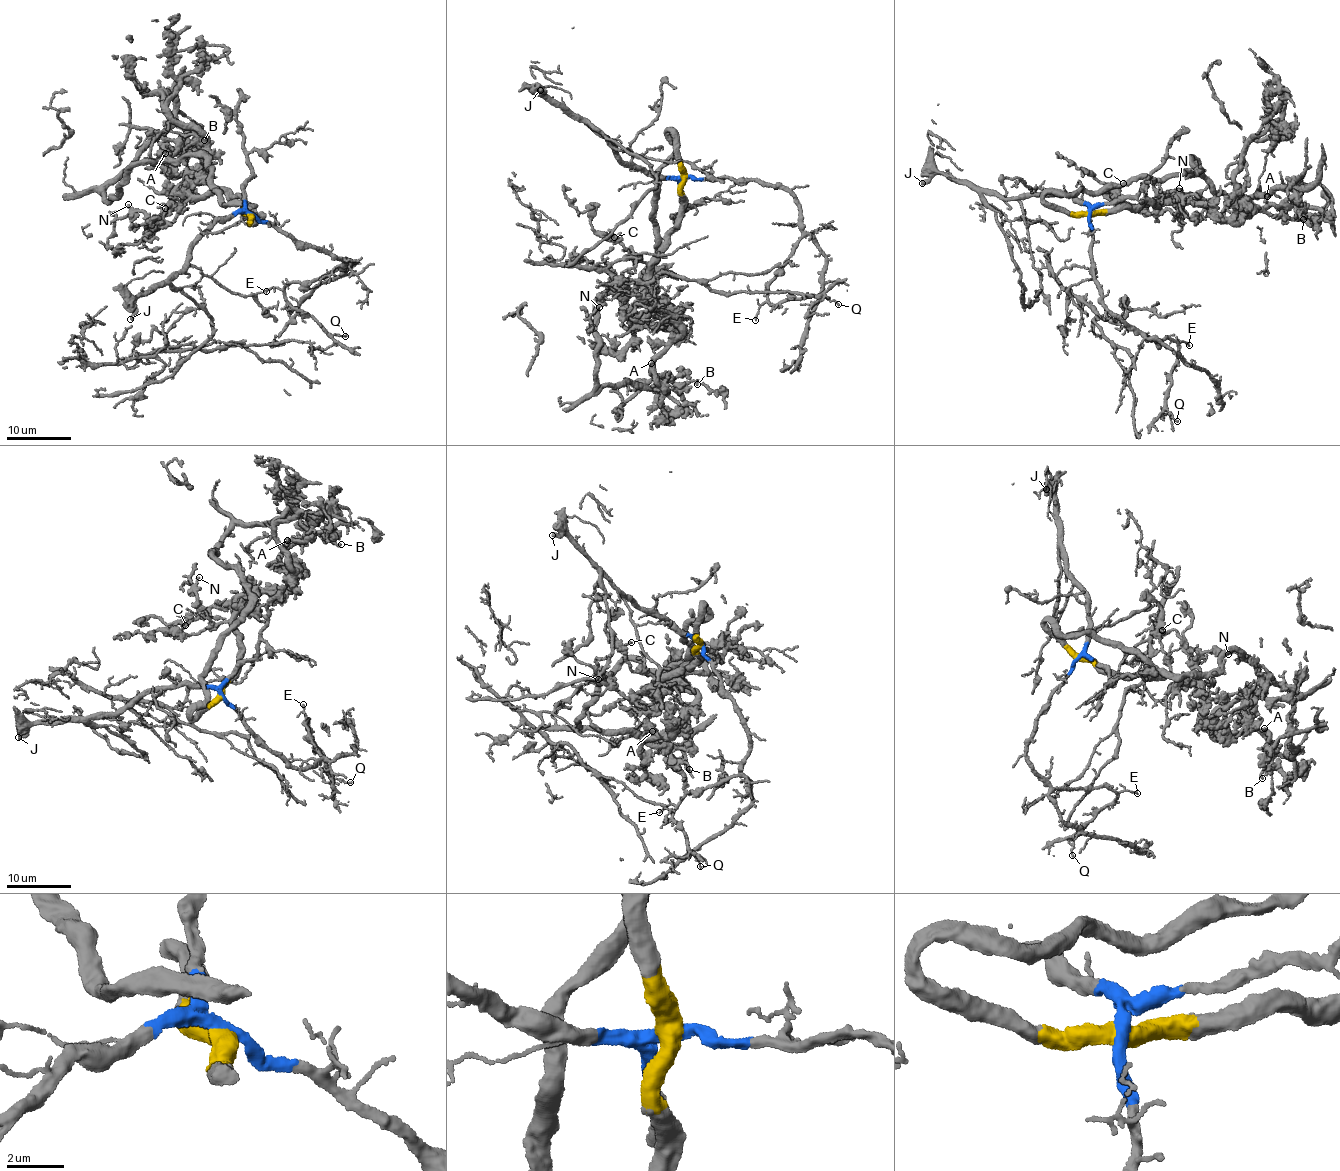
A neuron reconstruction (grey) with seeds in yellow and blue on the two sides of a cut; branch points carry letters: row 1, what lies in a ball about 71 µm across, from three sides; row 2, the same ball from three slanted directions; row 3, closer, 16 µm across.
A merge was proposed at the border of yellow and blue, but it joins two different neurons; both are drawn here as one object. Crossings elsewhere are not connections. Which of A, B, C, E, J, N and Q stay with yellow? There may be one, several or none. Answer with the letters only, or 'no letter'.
A, B, C, N

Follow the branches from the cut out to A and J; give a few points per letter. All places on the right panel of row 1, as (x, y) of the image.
A: (1089, 214), (1138, 207), (1147, 199), (1160, 203), (1179, 201), (1210, 207), (1238, 223), (1263, 209), (1266, 195)
J: (1089, 214), (1086, 202), (1074, 194), (1056, 191), (1012, 198), (938, 173), (922, 183)

